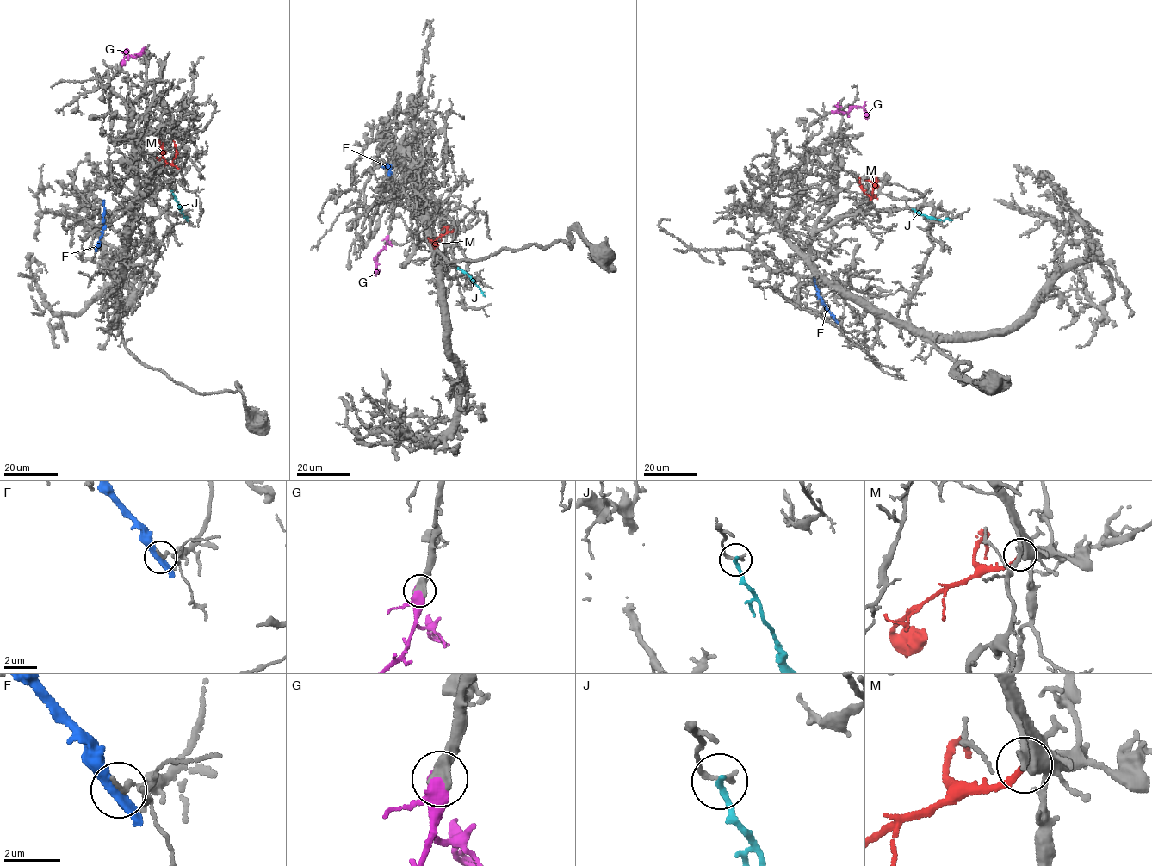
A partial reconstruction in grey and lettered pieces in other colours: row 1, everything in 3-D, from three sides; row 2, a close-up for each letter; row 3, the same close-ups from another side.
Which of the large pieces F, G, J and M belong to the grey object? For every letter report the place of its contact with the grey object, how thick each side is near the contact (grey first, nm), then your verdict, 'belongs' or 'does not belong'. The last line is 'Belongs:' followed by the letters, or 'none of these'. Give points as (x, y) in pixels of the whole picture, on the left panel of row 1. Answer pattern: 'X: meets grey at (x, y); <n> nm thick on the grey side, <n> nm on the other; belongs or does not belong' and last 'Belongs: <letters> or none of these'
F: meets grey at (97, 248); 200 nm thick on the grey side, 440 nm on the other; does not belong
G: meets grey at (140, 54); 550 nm thick on the grey side, 460 nm on the other; belongs
J: meets grey at (172, 191); 240 nm thick on the grey side, 240 nm on the other; does not belong
M: meets grey at (178, 168); 380 nm thick on the grey side, 240 nm on the other; belongs
Belongs: G, M

